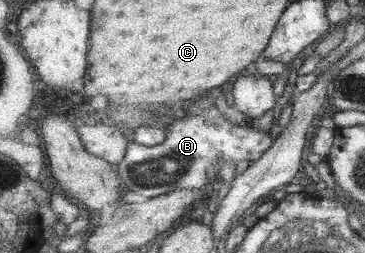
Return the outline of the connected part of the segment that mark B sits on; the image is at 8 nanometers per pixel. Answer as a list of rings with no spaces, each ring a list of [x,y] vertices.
[[[196,99],[192,101],[184,117],[177,119],[166,128],[166,138],[158,145],[146,146],[130,140],[126,157],[118,164],[118,173],[121,181],[134,194],[144,196],[147,199],[173,193],[177,190],[190,189],[202,190],[209,187],[210,183],[218,177],[218,171],[226,163],[238,163],[238,161],[251,162],[260,159],[274,144],[270,133],[260,133],[250,125],[234,125],[220,113],[214,101],[210,99]]]

